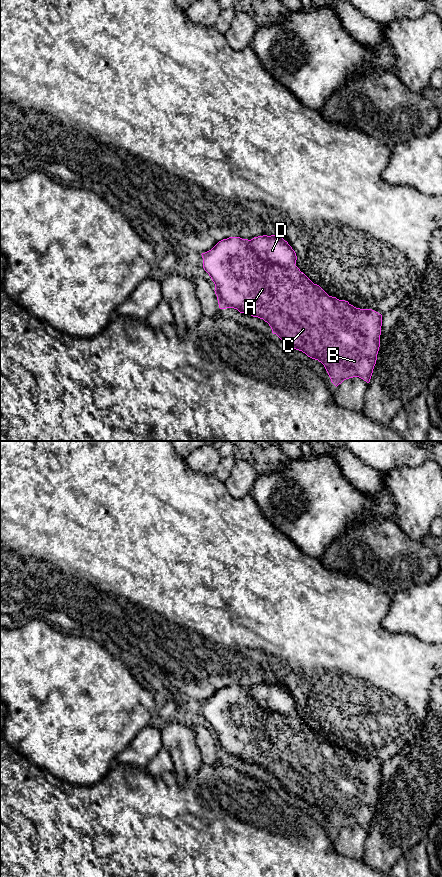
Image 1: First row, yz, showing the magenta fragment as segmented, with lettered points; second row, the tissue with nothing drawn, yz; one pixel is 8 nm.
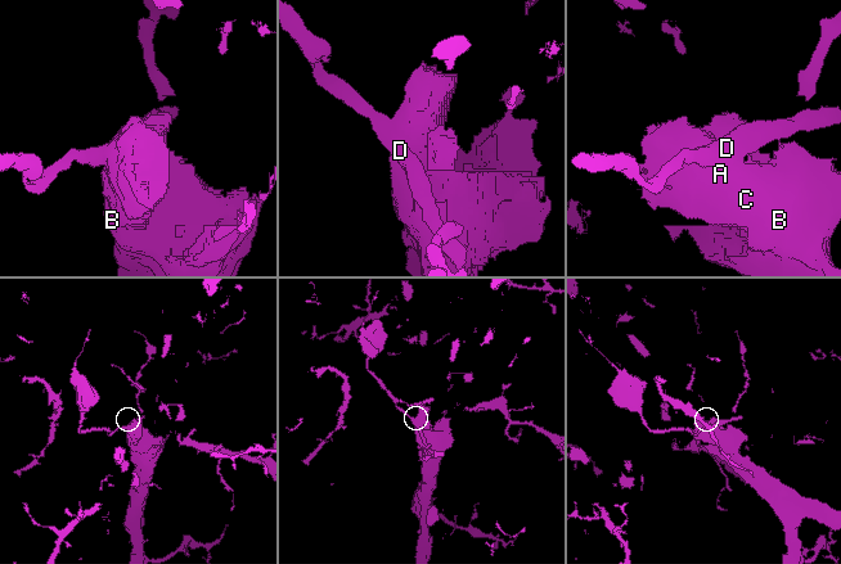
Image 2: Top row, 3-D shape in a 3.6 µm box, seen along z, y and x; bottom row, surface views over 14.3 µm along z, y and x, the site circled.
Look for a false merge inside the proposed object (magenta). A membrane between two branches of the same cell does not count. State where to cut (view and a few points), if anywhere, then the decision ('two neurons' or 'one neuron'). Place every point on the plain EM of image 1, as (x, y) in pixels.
cut yz (249, 688), (249, 696), (262, 708), (283, 714), (294, 713); two neurons

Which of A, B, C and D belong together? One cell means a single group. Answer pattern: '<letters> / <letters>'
A B C / D

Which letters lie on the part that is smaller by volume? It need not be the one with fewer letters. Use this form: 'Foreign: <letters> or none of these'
Foreign: D

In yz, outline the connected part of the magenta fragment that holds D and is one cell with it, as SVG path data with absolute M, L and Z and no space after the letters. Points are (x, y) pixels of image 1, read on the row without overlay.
M263 683L250 688L251 699L266 711L288 715L296 712L297 704L282 685Z

